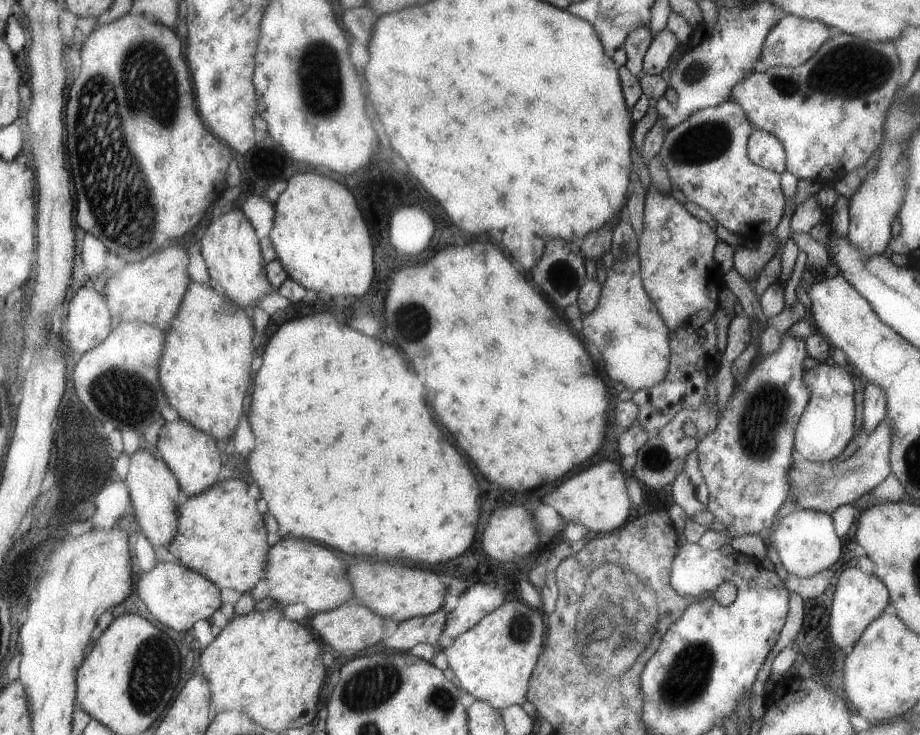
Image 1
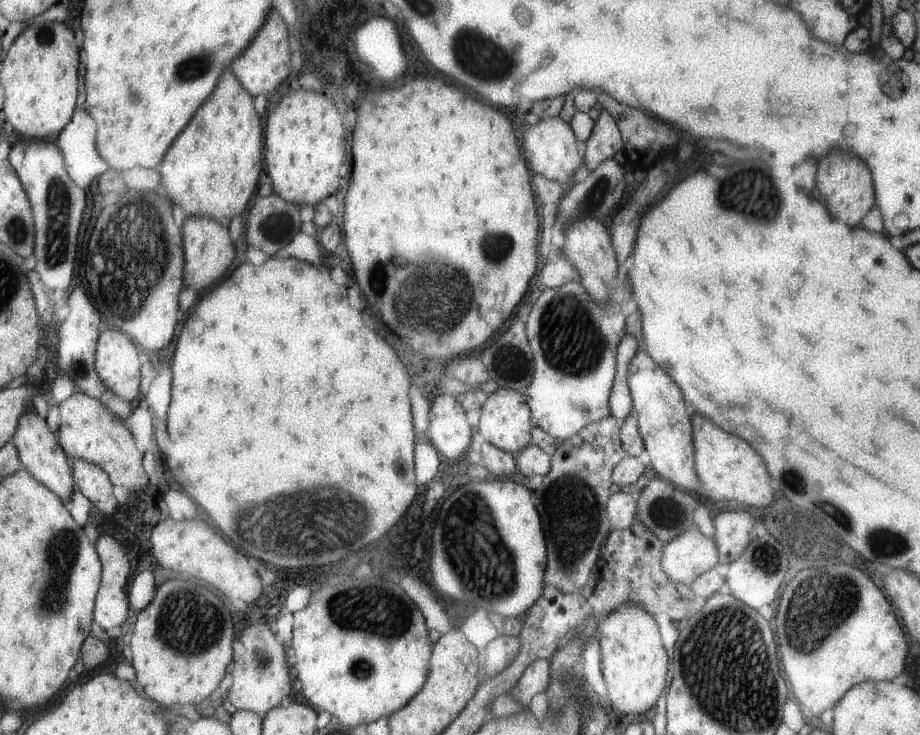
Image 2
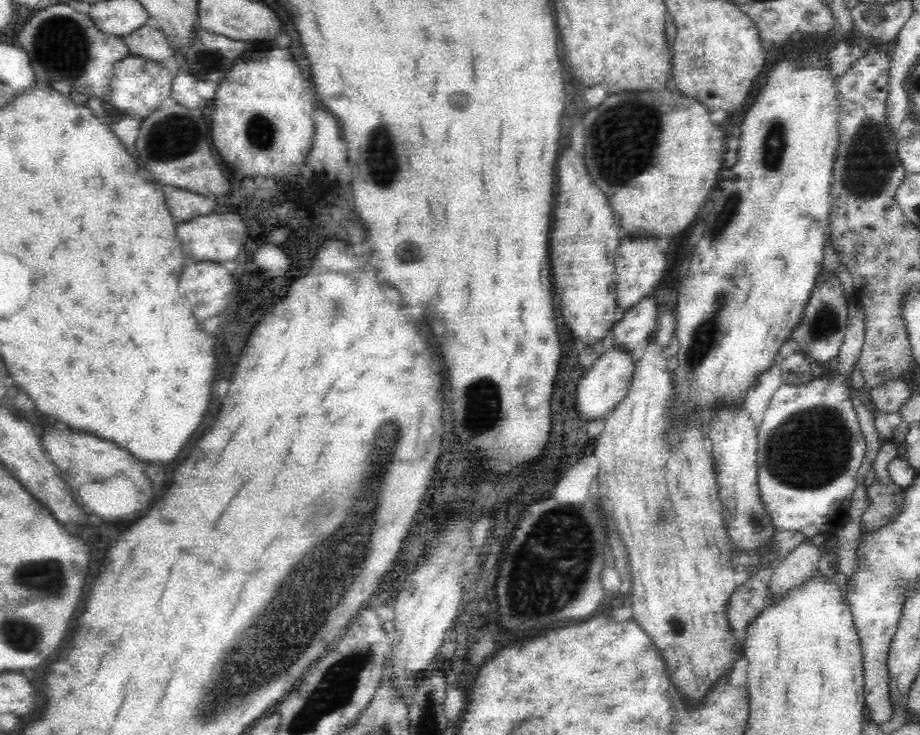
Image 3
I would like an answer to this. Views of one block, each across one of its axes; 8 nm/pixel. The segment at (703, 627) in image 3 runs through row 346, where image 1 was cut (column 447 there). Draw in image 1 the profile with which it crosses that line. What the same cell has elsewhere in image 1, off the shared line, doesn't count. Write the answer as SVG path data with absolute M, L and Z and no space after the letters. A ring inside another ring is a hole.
M507 600L499 610L485 616L475 628L459 636L451 648L443 650L449 656L461 688L473 694L475 700L493 704L497 710L505 712L507 708L523 706L529 700L531 676L535 676L535 666L545 652L547 630L547 618L541 616L539 610L517 600Z

